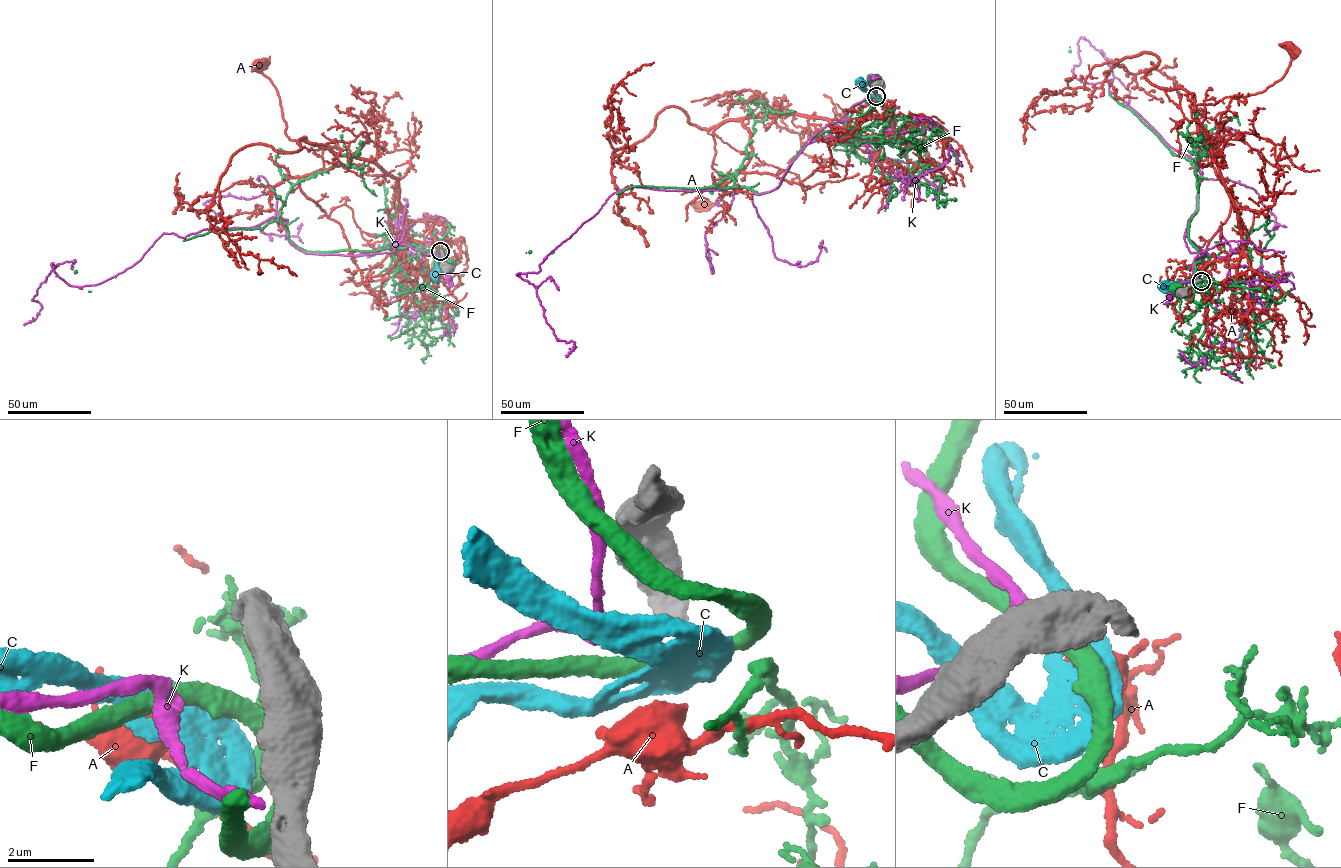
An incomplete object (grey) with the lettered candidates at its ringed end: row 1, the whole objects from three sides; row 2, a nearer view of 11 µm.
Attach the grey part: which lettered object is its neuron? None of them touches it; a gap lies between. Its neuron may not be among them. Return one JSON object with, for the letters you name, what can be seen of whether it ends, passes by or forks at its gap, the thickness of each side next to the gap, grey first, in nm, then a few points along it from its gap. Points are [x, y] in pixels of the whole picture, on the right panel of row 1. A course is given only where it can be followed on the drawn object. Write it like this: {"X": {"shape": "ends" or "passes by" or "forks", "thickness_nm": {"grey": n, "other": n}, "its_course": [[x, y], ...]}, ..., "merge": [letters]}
{"merge": []}

